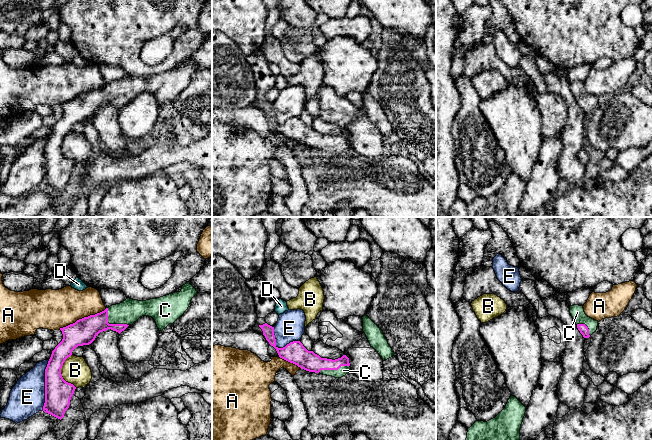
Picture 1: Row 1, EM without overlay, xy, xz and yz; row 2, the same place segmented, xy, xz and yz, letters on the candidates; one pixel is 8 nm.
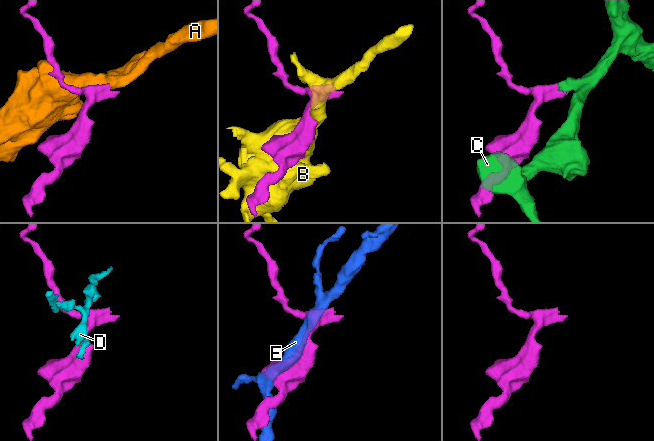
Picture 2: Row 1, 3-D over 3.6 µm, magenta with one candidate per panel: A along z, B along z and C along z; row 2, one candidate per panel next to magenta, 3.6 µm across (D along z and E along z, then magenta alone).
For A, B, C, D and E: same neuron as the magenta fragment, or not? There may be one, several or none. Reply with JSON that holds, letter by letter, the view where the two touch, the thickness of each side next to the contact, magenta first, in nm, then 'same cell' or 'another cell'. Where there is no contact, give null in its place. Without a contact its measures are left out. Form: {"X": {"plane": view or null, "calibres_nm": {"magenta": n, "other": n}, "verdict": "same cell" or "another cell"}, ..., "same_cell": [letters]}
{"A": {"plane": "xy", "calibres_nm": {"magenta": 200, "other": 320}, "verdict": "another cell"}, "B": {"plane": "xy", "calibres_nm": {"magenta": 220, "other": 220}, "verdict": "another cell"}, "C": {"plane": "xy", "calibres_nm": {"magenta": 200, "other": 190}, "verdict": "same cell"}, "D": {"plane": "xy", "calibres_nm": {"magenta": 220, "other": 20}, "verdict": "another cell"}, "E": {"plane": "xy", "calibres_nm": {"magenta": 220, "other": 280}, "verdict": "another cell"}, "same_cell": ["C"]}

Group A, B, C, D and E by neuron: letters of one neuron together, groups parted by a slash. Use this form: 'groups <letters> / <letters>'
groups A / B / C / D / E

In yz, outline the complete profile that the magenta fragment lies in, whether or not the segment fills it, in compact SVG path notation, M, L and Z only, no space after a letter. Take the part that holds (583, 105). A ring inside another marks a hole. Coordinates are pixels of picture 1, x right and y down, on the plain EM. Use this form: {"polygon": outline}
{"polygon": "M570 82L570 90L584 114L589 114L597 106L598 97L588 93L583 82Z"}

